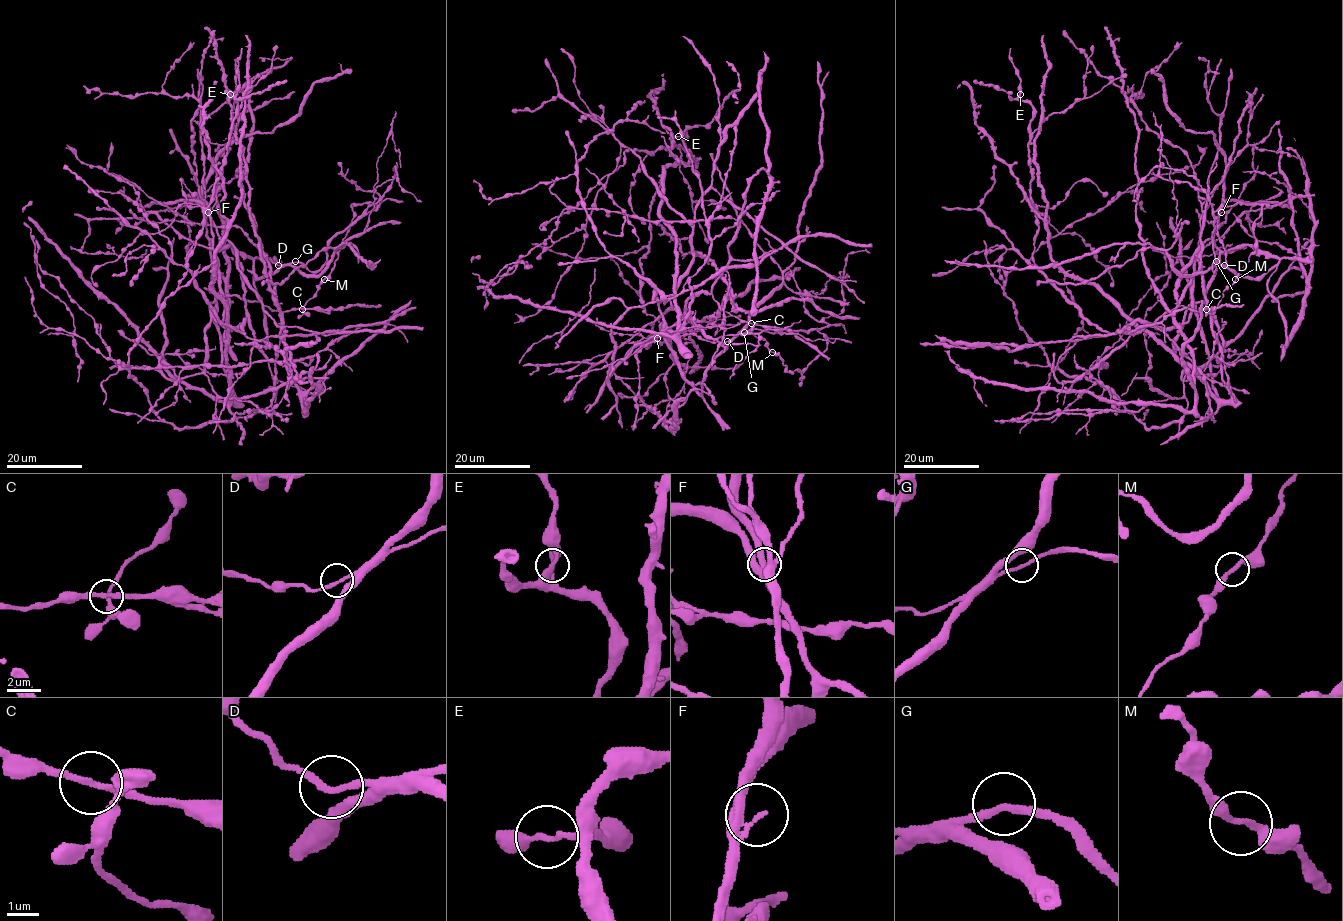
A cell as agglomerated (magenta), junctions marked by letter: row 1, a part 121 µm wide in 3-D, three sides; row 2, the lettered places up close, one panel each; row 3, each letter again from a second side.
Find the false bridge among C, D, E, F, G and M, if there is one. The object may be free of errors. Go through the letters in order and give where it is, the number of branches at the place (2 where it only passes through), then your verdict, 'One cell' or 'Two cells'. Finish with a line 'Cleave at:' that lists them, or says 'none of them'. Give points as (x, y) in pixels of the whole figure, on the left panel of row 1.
C: Place: (302, 309). Branches: 2. One cell
D: Place: (278, 265). Branches: 2. One cell
E: Place: (230, 94). Branches: 2. One cell
F: Place: (208, 212). Branches: 2. One cell
G: Place: (295, 261). Branches: 2. One cell
M: Place: (324, 279). Branches: 2. One cell
Cleave at: none of them

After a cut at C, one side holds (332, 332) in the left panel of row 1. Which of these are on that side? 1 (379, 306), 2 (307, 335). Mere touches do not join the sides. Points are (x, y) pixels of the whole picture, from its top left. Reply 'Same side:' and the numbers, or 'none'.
Same side: 2

